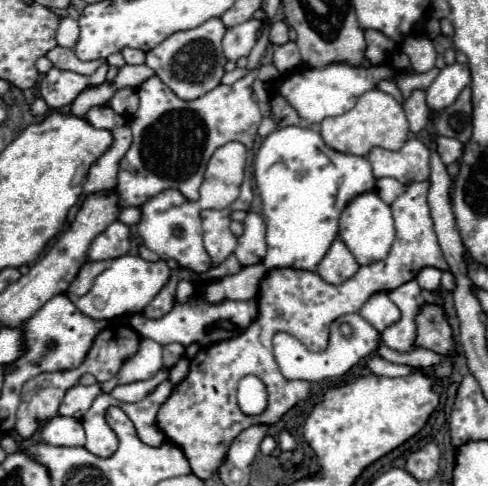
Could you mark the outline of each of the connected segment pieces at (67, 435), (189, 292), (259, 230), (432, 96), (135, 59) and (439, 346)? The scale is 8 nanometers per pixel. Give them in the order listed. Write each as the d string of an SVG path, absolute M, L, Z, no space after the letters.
M58 415L40 429L40 439L48 445L58 447L84 445L84 427L80 425L78 419Z
M180 281L178 283L178 291L176 291L176 301L178 303L186 303L192 295L194 295L194 285L190 281Z
M248 211L248 217L244 221L244 233L238 237L238 245L234 255L238 257L240 265L256 265L266 255L266 227L258 213Z
M460 63L446 65L440 71L440 75L434 79L430 89L426 91L428 109L430 111L440 111L440 109L452 105L452 101L456 101L456 97L460 95L460 91L466 85L470 85L468 65L460 65Z
M126 47L126 49L122 49L122 57L124 57L126 63L132 63L132 65L144 63L144 51L138 51L138 49Z
M426 303L416 315L416 347L426 347L440 355L450 355L456 351L452 337L452 327L444 317L442 305Z

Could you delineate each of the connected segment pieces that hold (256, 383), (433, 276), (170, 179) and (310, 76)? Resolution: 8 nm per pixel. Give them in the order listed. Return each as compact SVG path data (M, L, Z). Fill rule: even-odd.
M254 375L243 377L238 383L238 405L244 413L262 413L266 405L264 383Z
M424 267L418 275L416 275L416 281L422 289L428 289L428 291L438 291L440 289L440 269L436 267Z
M256 69L234 85L218 85L196 101L180 101L158 77L146 79L138 89L140 107L132 115L132 145L120 161L116 193L120 207L140 207L148 197L164 189L180 189L190 201L198 201L202 175L212 153L230 143L240 141L248 151L254 149L254 139L262 113L252 99L252 83Z
M328 65L324 69L306 69L306 71L292 73L280 83L278 91L308 125L316 125L322 123L326 117L346 113L348 109L352 109L352 105L362 93L374 89L378 81L392 79L392 77L394 77L394 69L388 65L376 65L368 69L348 67L348 65Z

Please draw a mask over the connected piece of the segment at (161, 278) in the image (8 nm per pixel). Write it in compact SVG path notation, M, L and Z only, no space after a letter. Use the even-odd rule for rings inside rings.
M122 255L108 261L86 261L84 267L78 271L76 279L68 287L68 299L80 309L80 313L92 319L114 319L124 315L140 313L168 283L170 267L164 259L150 263L140 259L138 255ZM98 265L108 265L104 271L98 273Z

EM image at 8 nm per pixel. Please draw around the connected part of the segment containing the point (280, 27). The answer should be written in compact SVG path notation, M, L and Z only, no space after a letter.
M278 21L270 29L270 43L274 45L284 45L288 41L288 25L284 21Z

